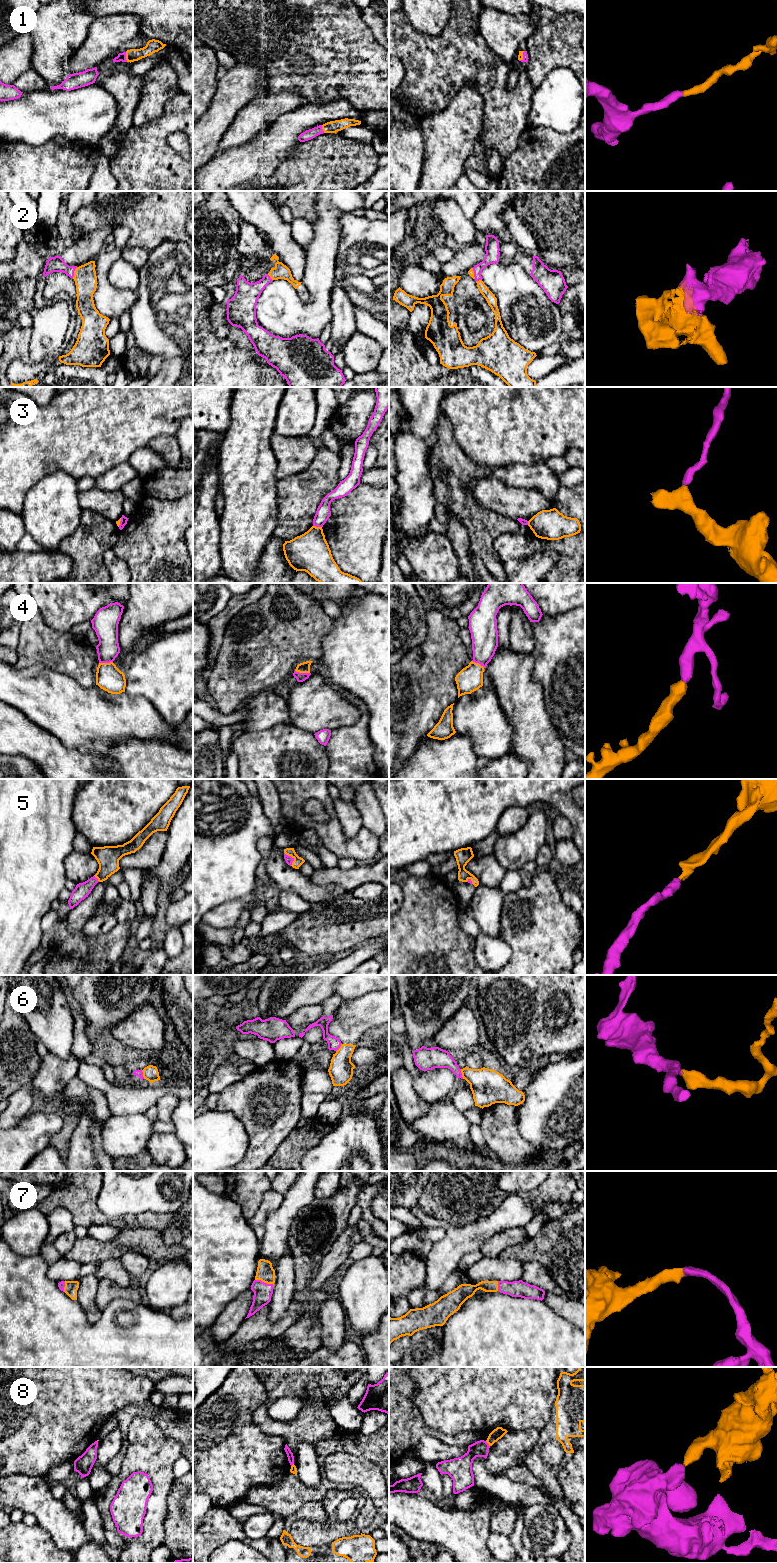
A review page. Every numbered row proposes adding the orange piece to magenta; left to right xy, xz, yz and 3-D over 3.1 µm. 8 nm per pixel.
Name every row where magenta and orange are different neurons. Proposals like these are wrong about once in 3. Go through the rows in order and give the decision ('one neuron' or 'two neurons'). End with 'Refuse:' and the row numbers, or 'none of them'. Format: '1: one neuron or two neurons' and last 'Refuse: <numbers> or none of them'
1: one neuron
2: one neuron
3: two neurons
4: one neuron
5: one neuron
6: two neurons
7: one neuron
8: two neurons
Refuse: 3, 6, 8

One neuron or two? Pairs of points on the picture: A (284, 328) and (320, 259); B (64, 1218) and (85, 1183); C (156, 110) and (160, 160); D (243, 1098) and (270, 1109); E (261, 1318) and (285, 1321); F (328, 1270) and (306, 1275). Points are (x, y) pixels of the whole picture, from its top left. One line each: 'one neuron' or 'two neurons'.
A: one neuron
B: two neurons
C: two neurons
D: one neuron
E: one neuron
F: two neurons

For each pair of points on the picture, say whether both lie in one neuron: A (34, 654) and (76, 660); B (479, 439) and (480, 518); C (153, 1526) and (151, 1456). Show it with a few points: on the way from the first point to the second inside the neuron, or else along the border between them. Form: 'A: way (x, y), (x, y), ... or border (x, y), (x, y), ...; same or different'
A: way (44, 654), (66, 654); same
B: border (462, 450), (479, 467); different
C: way (156, 1509), (158, 1473); same

